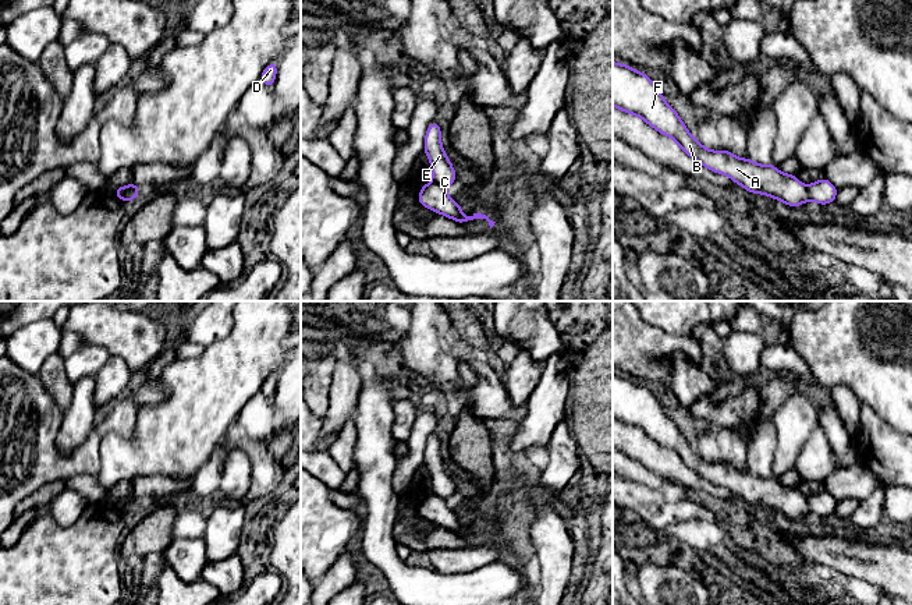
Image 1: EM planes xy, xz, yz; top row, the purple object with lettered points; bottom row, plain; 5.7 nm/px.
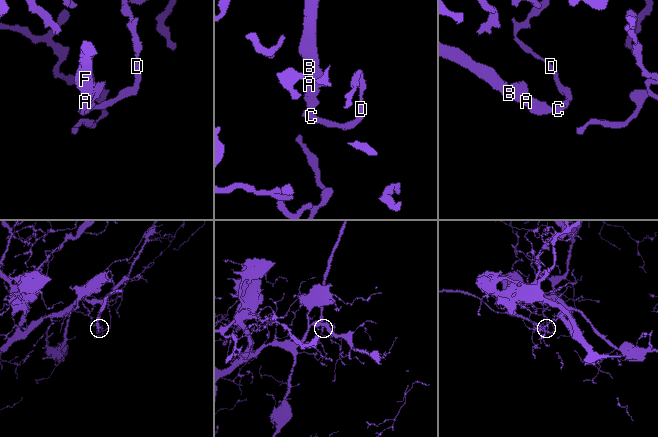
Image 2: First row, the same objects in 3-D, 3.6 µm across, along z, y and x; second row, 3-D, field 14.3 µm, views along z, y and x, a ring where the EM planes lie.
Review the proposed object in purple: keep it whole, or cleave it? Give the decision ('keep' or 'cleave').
cleave

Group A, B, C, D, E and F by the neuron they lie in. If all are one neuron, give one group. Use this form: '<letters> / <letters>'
A B E F / C D

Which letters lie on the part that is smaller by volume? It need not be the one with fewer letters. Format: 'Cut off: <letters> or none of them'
Cut off: A, B, E, F

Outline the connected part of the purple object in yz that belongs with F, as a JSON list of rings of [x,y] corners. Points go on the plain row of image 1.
[[[613,374],[613,418],[640,429],[663,447],[673,450],[699,477],[728,488],[752,506],[764,506],[788,519],[809,513],[808,498],[795,488],[781,485],[773,475],[764,478],[741,471],[728,463],[710,463],[688,443],[677,424],[664,413],[649,388]]]

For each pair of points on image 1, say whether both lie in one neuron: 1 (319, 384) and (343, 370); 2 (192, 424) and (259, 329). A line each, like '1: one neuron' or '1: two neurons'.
1: two neurons
2: one neuron

